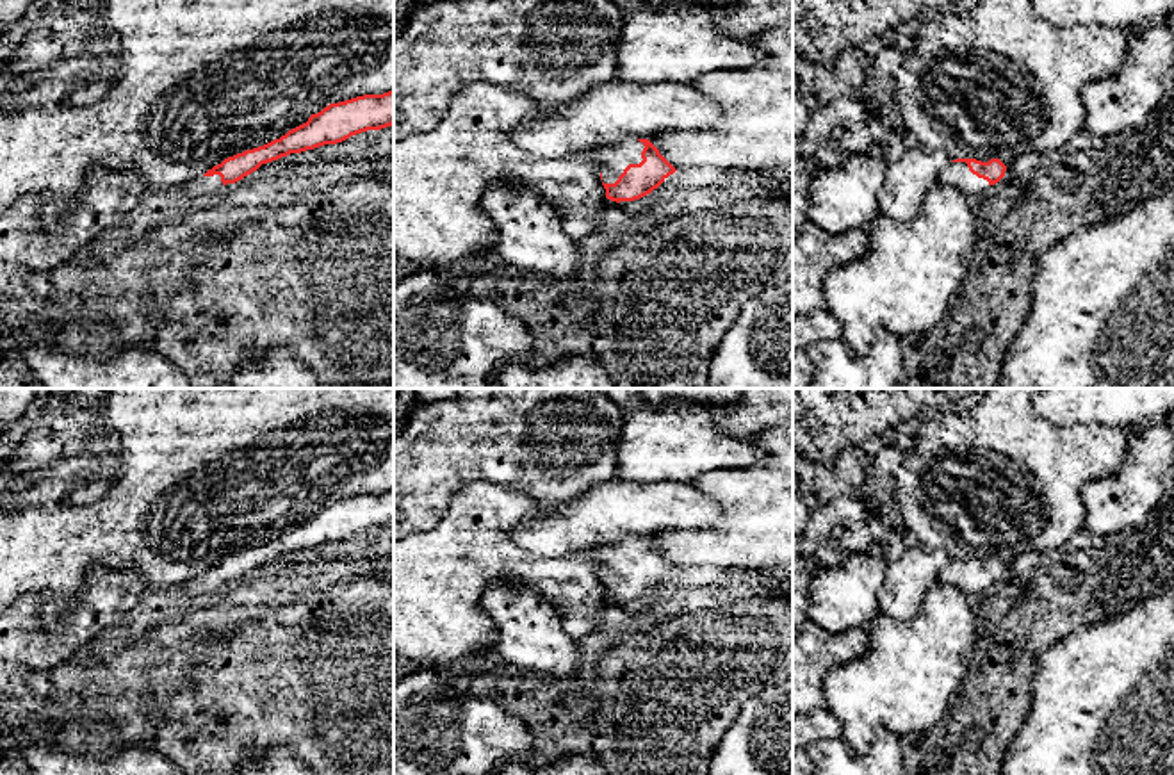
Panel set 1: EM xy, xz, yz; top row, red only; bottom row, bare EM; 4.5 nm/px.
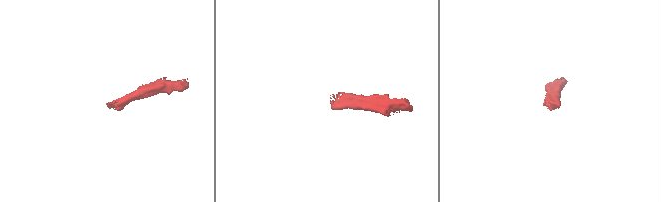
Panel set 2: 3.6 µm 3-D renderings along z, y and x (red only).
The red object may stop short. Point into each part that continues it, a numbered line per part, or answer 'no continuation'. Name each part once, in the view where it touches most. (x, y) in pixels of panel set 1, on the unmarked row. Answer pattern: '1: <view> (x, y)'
1: xz (611, 558)

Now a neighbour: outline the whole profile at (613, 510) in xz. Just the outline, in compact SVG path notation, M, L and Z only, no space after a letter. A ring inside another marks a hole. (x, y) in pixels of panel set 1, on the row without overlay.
M613 477L563 506L515 524L515 545L536 558L561 558L625 538L652 538L672 529L702 529L723 522L722 506L691 483L636 483Z

